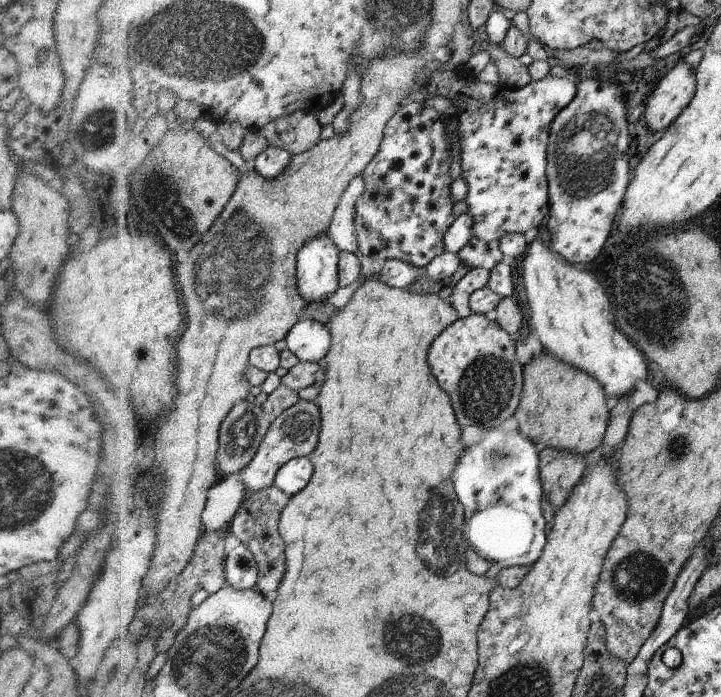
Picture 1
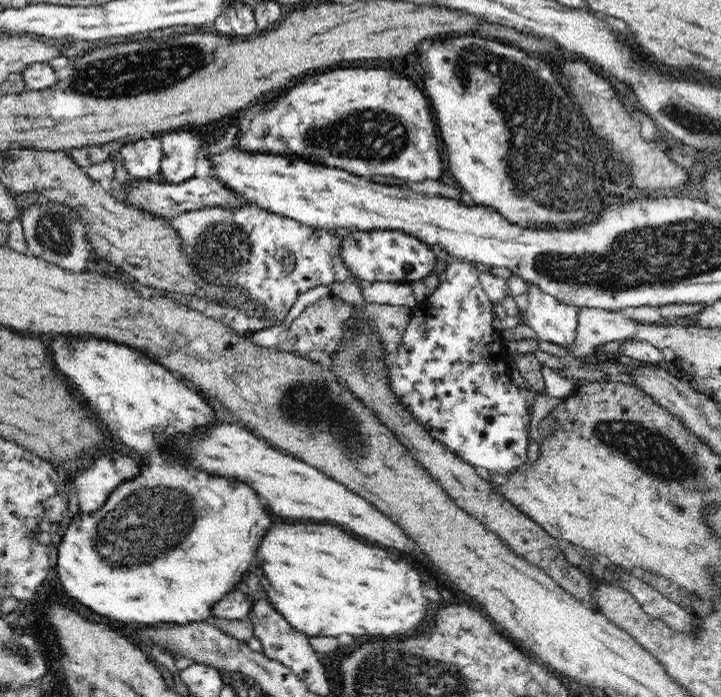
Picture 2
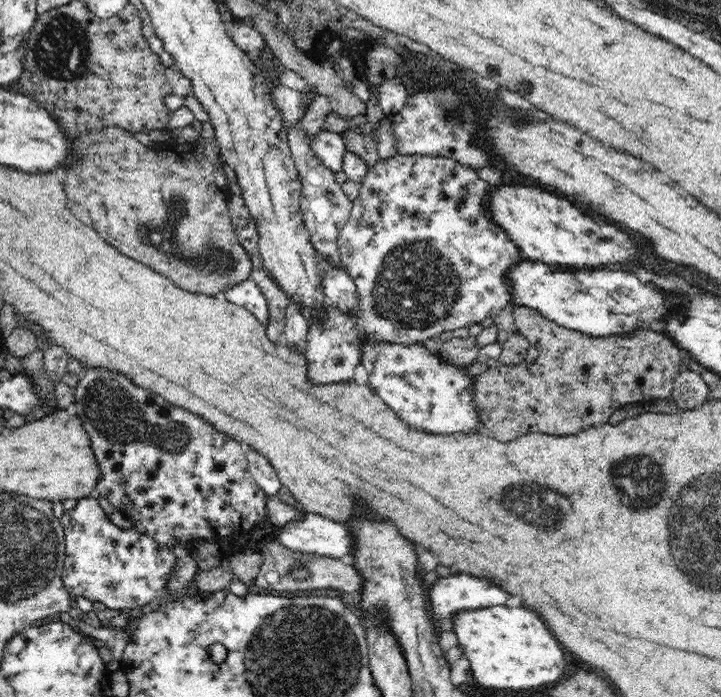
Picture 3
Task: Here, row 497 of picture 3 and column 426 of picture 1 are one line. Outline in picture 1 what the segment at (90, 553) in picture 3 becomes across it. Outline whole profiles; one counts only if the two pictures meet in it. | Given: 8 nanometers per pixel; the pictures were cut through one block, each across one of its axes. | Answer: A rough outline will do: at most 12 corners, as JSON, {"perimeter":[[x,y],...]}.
{"perimeter":[[438,70],[456,107],[472,236],[489,271],[506,233],[545,228],[552,120],[570,76],[520,88]]}

